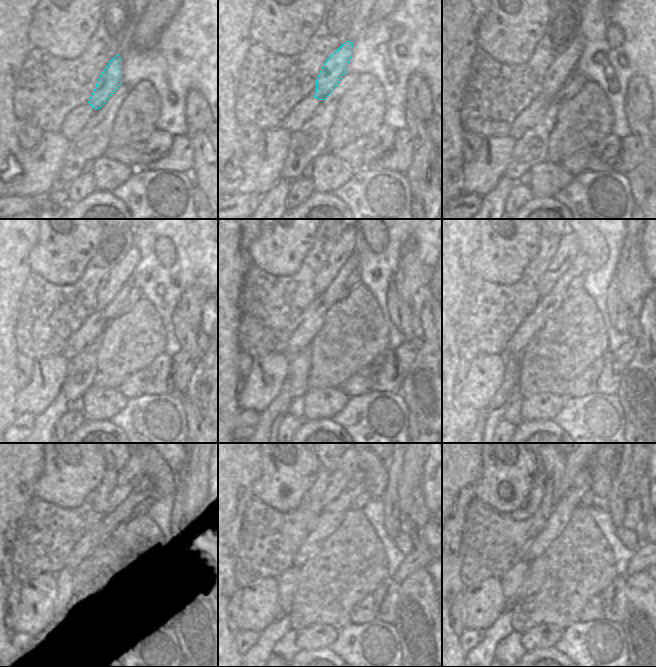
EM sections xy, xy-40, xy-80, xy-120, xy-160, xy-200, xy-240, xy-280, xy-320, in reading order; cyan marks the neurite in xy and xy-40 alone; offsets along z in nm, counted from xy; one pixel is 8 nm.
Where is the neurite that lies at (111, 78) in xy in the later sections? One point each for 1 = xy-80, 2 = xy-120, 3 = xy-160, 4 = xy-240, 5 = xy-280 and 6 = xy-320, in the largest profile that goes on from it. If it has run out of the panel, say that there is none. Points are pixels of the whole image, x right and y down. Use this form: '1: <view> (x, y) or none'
1: xy-80 (563, 65)
2: xy-120 (121, 273)
3: xy-160 (344, 249)
4: xy-240 (117, 477)
5: xy-280 (350, 463)
6: xy-320 (573, 463)

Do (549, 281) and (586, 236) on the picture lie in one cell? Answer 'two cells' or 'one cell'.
two cells

